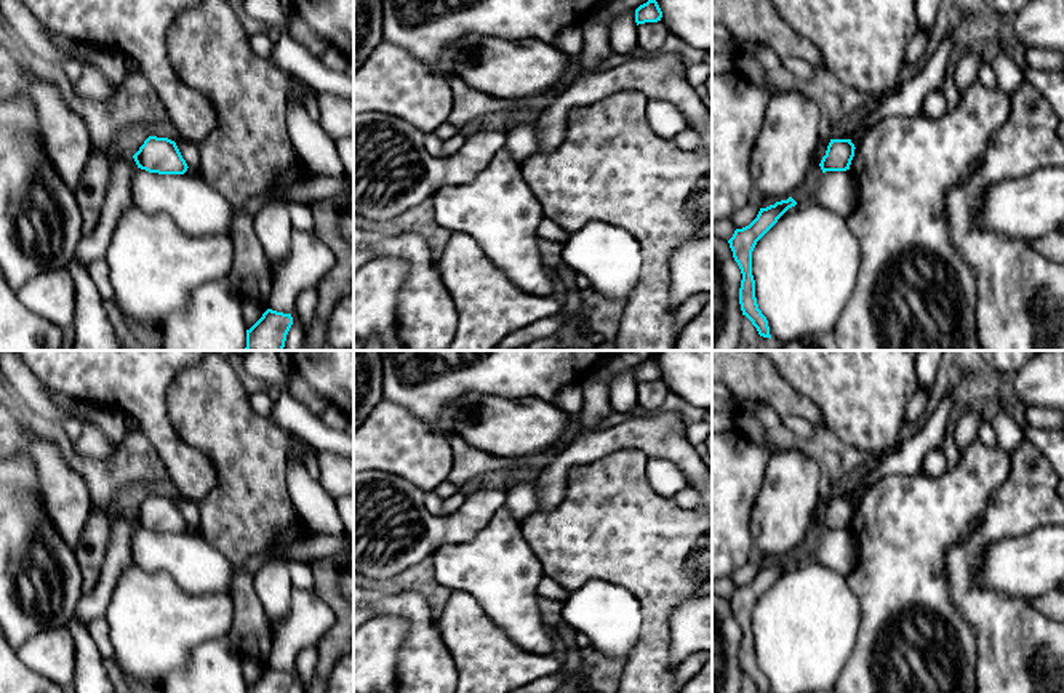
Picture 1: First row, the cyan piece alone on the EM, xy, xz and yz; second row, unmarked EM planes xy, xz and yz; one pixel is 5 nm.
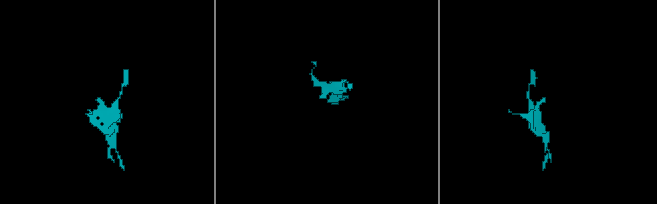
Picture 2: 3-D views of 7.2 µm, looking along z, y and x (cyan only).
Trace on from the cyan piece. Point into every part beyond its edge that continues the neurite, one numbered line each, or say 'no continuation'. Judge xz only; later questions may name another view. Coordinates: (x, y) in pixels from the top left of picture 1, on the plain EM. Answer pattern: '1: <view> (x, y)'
no continuation

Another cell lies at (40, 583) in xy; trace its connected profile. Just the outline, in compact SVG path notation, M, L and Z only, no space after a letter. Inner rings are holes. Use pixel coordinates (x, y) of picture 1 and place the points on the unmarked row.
M27 455L0 461L0 627L18 650L30 637L66 627L83 595L75 549L43 507Z

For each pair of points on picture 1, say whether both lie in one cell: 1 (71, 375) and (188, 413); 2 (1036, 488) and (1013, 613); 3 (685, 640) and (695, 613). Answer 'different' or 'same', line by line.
1: different
2: same
3: same

